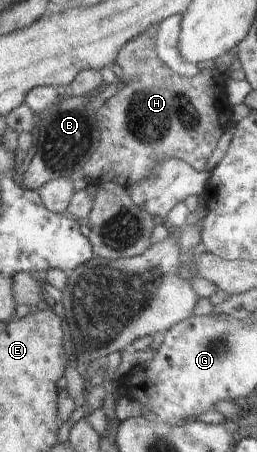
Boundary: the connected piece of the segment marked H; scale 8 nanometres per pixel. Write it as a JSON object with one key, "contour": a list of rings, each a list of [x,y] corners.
{"contour":[[[155,24],[121,47],[114,66],[119,75],[119,83],[101,92],[104,98],[101,107],[97,109],[99,146],[91,155],[87,169],[83,170],[87,175],[91,175],[92,179],[97,179],[97,183],[113,181],[128,190],[139,181],[153,179],[155,167],[167,159],[177,159],[189,167],[195,167],[197,171],[203,171],[205,161],[209,160],[209,155],[211,156],[217,146],[219,135],[225,132],[231,113],[224,99],[225,78],[212,66],[200,70],[194,77],[181,76],[172,71],[158,59],[157,33],[158,25]]]}

